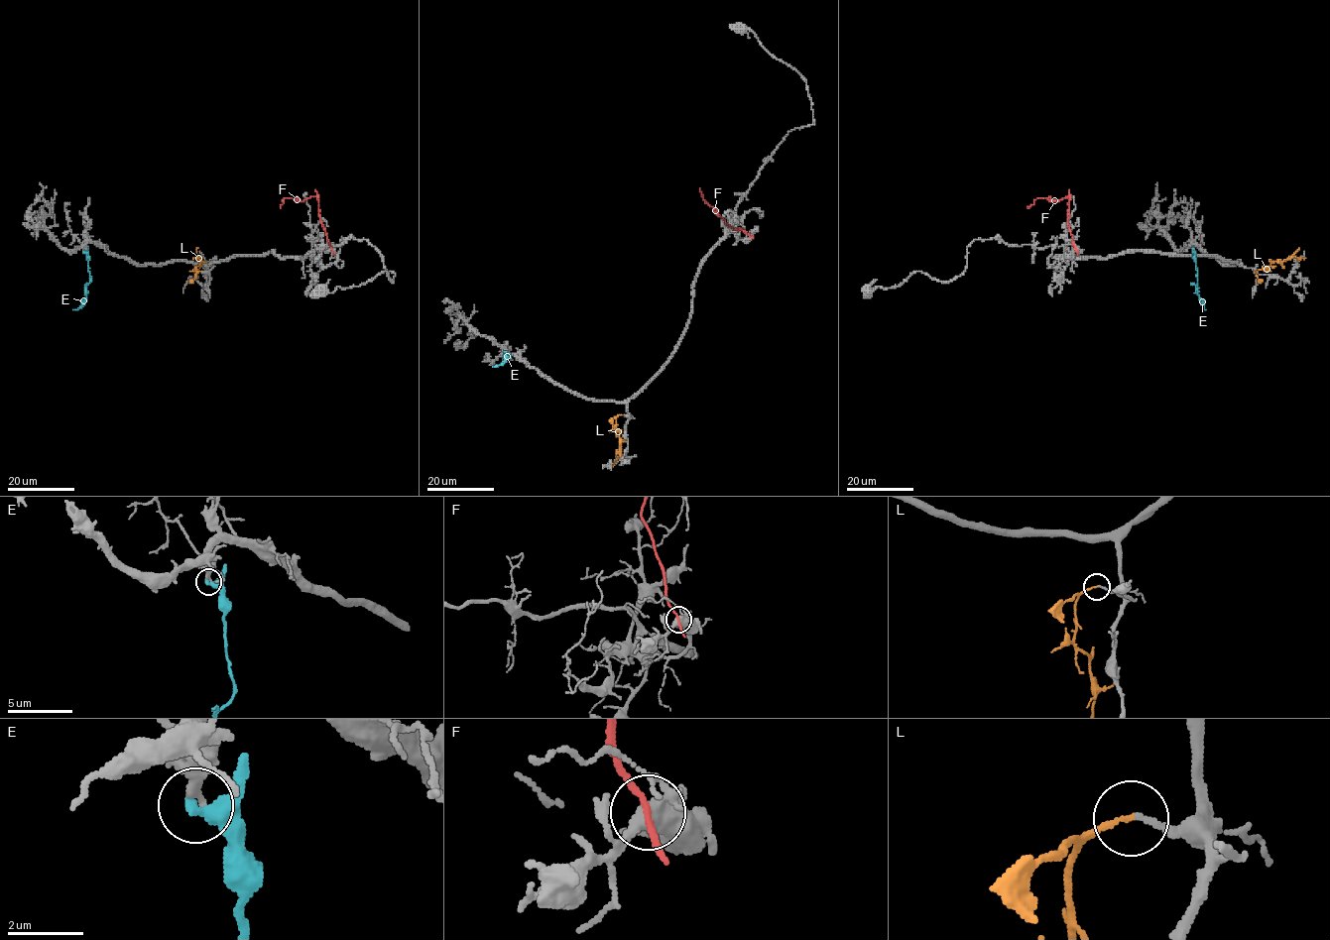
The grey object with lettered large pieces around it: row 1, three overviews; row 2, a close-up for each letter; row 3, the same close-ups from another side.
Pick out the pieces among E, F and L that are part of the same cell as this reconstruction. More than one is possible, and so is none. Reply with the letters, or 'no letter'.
L

